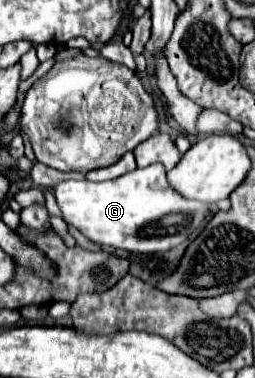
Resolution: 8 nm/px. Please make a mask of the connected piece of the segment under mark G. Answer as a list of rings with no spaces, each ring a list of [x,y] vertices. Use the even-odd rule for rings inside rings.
[[[153,163],[145,169],[135,169],[111,181],[63,181],[55,187],[55,199],[63,219],[77,227],[87,239],[101,247],[125,249],[131,253],[157,253],[169,251],[199,229],[203,219],[213,213],[215,205],[183,199],[167,183],[165,169]]]

